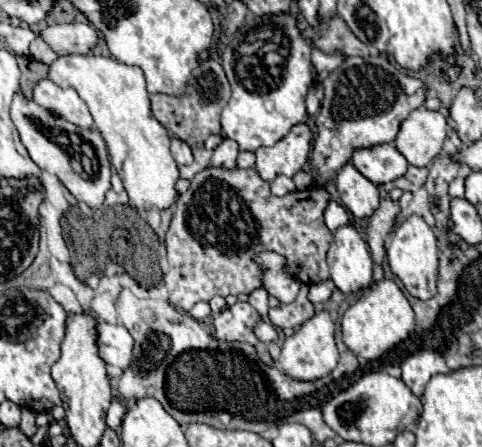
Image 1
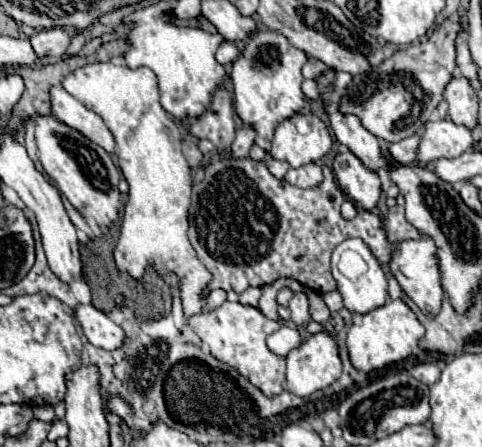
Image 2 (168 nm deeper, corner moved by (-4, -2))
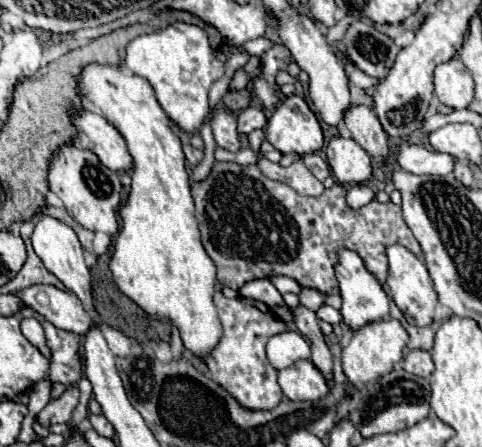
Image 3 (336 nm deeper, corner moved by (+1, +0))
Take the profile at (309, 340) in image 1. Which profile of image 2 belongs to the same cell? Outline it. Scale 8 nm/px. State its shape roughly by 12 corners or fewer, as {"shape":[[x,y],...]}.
{"shape":[[313,334],[287,356],[285,388],[309,396],[341,376],[335,338]]}

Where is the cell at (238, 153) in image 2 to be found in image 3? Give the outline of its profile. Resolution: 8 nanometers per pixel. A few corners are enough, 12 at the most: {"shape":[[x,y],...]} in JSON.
{"shape":[[258,106],[238,114],[238,134],[248,136],[266,126],[266,114]]}

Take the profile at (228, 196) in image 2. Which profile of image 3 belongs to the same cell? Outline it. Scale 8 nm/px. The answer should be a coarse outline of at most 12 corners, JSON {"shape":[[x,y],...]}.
{"shape":[[256,164],[192,184],[218,282],[338,294],[340,248],[384,282],[400,206],[310,198]]}

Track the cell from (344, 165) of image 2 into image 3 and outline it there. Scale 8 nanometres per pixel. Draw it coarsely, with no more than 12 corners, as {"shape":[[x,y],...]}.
{"shape":[[352,138],[326,146],[332,174],[344,186],[372,178],[372,158]]}

